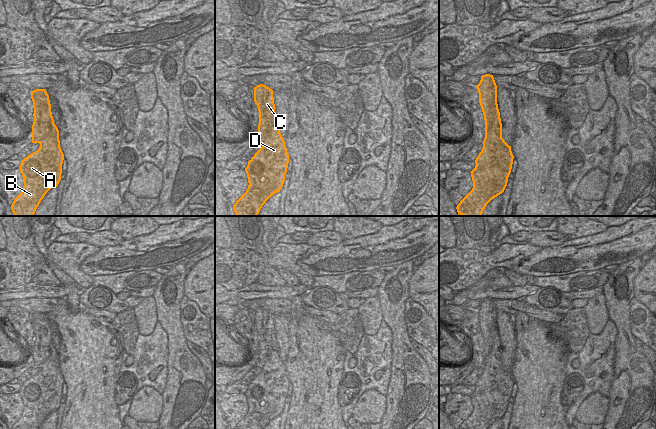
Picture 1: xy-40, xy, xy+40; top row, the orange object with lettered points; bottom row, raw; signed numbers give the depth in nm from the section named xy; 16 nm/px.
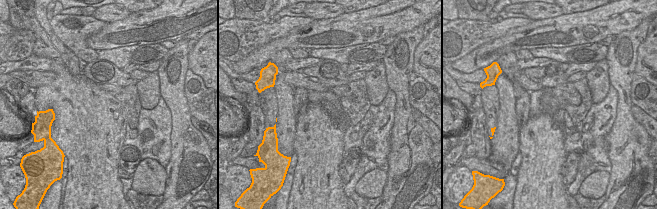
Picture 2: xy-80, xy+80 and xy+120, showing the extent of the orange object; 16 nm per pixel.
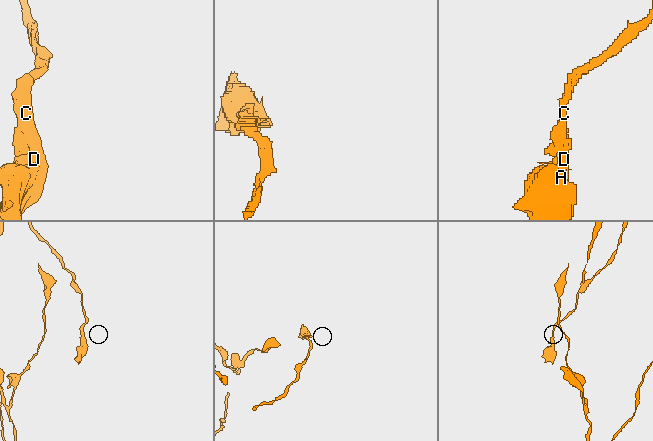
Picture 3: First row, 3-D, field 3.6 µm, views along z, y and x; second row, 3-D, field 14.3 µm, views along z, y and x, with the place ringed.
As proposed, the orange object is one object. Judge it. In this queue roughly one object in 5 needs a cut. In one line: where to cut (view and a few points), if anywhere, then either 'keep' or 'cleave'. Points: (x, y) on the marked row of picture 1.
xy (279, 126), (273, 127), (269, 131), (269, 135), (261, 143) | cleave

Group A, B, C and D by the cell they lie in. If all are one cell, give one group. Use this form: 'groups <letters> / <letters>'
groups A B D / C

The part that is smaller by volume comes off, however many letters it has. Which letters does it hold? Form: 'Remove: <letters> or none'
Remove: A, B, D

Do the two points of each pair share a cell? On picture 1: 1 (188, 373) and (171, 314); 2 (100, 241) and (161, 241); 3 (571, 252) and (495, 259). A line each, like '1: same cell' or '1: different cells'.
1: same cell
2: different cells
3: different cells

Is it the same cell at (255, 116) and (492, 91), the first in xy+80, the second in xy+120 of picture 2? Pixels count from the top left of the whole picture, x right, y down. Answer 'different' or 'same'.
different

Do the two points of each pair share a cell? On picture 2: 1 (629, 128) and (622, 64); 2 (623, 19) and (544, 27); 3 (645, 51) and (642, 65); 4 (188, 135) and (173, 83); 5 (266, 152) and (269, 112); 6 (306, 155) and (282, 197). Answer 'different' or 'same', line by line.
1: same
2: same
3: same
4: same
5: same
6: different

